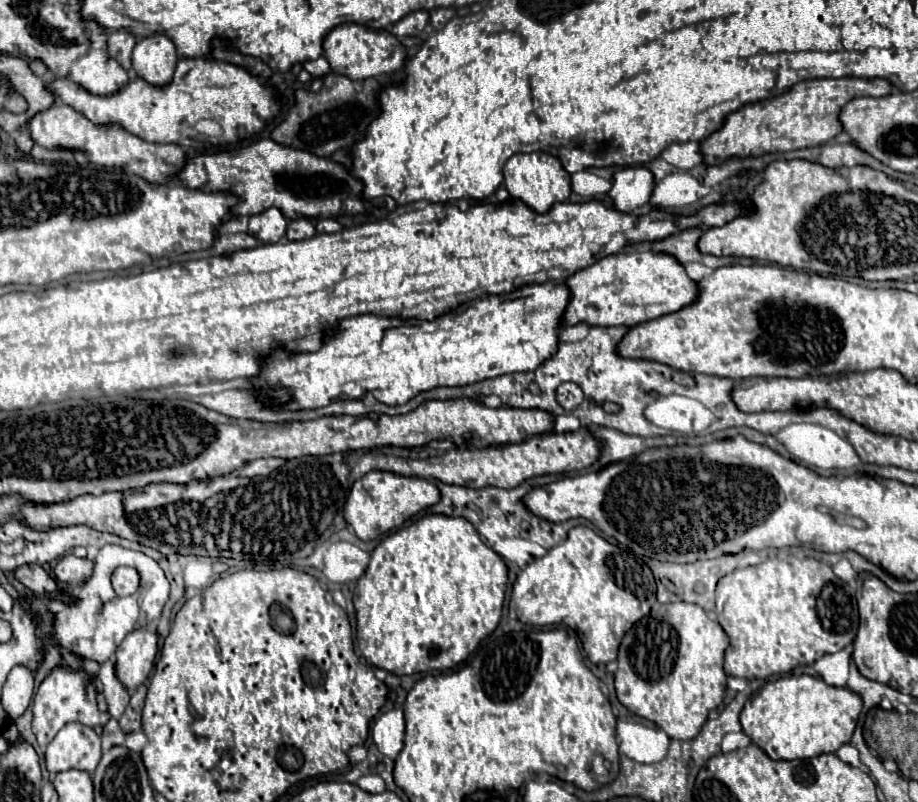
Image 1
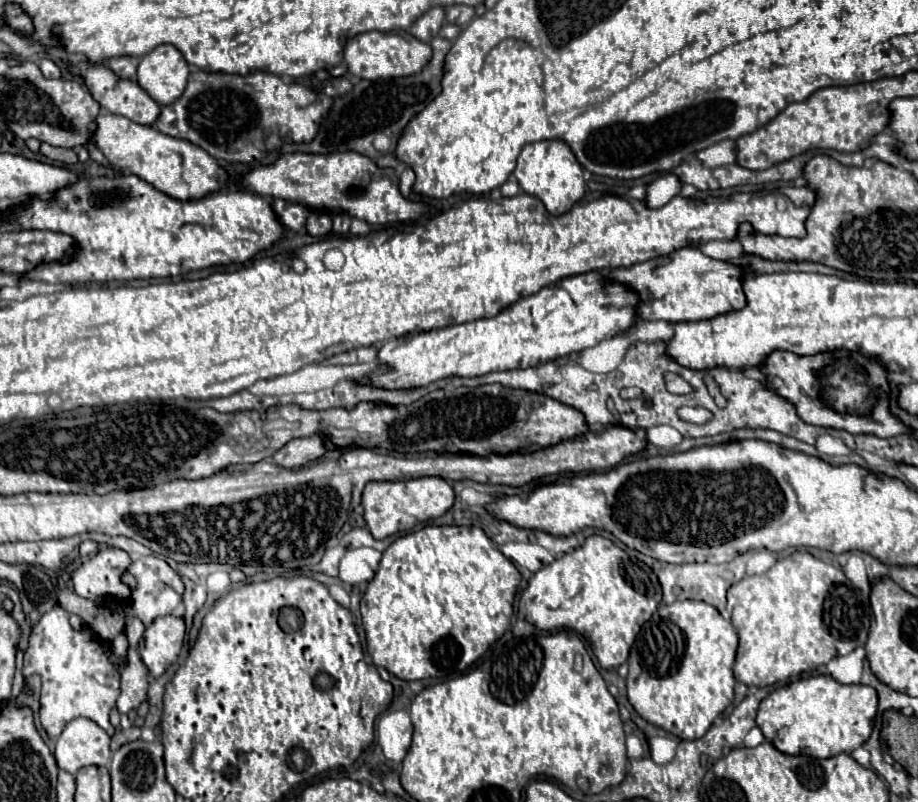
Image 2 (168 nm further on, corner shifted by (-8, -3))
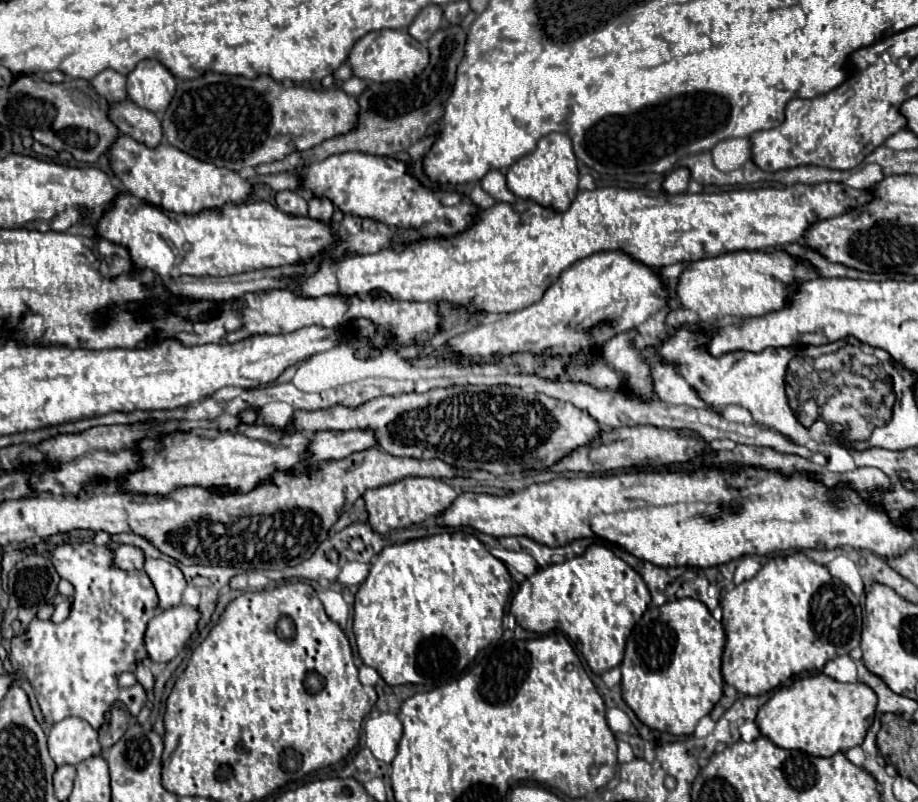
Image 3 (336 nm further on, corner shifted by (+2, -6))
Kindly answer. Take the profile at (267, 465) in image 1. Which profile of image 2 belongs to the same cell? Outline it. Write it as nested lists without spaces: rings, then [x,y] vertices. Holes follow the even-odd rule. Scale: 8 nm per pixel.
[[[301,437],[289,441],[275,453],[275,463],[281,467],[301,467],[325,453],[325,441],[321,437]]]

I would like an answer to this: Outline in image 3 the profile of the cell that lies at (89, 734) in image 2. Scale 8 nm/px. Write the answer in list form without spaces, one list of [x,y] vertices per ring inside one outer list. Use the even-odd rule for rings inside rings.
[[[67,718],[49,730],[49,754],[57,766],[77,766],[101,754],[97,730],[83,718]]]

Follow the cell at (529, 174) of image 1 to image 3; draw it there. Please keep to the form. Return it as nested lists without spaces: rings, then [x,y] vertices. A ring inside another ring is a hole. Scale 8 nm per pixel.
[[[547,134],[537,142],[537,148],[523,158],[519,158],[507,170],[507,186],[509,190],[523,200],[533,200],[543,208],[551,208],[555,212],[565,212],[577,196],[577,158],[571,148],[571,140],[567,134]]]

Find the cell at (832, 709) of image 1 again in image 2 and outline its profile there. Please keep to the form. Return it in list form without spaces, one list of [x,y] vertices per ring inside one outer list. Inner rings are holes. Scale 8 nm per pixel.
[[[829,675],[805,677],[775,689],[761,701],[757,725],[765,739],[787,755],[833,757],[861,747],[877,715],[877,691],[867,685],[843,685]]]

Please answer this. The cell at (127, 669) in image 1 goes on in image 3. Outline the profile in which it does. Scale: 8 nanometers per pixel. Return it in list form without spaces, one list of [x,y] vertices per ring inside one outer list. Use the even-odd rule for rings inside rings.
[[[175,606],[157,612],[145,632],[145,648],[151,662],[169,662],[183,650],[195,630],[199,612],[193,606]]]

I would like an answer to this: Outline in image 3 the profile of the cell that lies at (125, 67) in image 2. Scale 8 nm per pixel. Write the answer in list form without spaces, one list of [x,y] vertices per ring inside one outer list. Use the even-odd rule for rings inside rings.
[[[103,70],[101,74],[97,74],[97,76],[91,80],[93,88],[95,88],[101,96],[105,96],[109,102],[123,100],[123,98],[127,96],[127,92],[125,92],[125,82],[127,82],[125,74],[119,74],[119,72],[115,72],[115,70]]]

